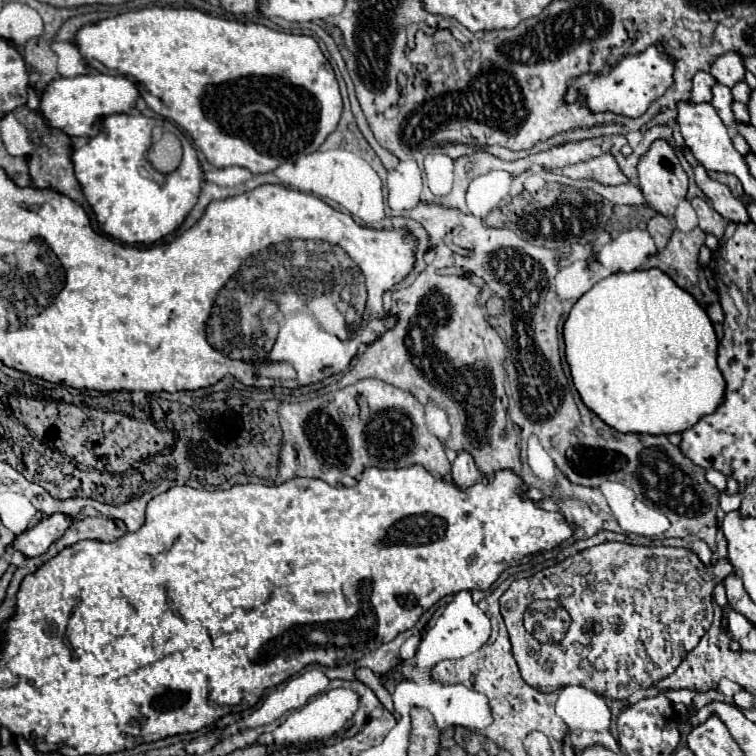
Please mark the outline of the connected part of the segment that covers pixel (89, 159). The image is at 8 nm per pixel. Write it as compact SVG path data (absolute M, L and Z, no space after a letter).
M131 114L107 116L101 132L83 148L73 150L71 156L75 176L97 214L101 230L125 244L153 244L173 234L193 210L205 182L197 152L185 134L179 134L183 160L175 172L163 174L151 166L147 152L151 146L151 132L157 124L163 124L163 120Z

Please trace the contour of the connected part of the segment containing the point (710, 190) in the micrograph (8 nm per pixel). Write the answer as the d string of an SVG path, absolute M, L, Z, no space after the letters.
M699 164L695 168L695 182L697 186L703 190L703 194L711 200L713 208L729 222L749 222L749 214L745 210L745 204L735 198L731 194L731 190L727 190L727 186L723 186L721 182L715 182L707 176L707 170Z

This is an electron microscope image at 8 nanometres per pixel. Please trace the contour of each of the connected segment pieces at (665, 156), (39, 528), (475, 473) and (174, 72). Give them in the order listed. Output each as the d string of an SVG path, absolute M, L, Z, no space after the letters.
M659 138L655 140L649 150L645 152L645 156L641 156L641 162L637 164L637 184L647 200L647 204L665 214L665 216L673 216L677 204L685 198L687 194L687 174L675 154L675 148L665 140L665 138Z
M67 514L43 516L31 530L25 530L15 538L13 548L21 550L27 558L41 556L55 540L65 534L67 526L71 526L71 518L67 518Z
M461 450L457 454L457 458L453 462L453 468L451 468L451 478L463 488L475 484L481 478L481 474L475 466L475 460L471 458L471 454L467 454L467 450Z
M153 6L83 26L75 44L91 68L133 80L149 108L187 130L217 168L243 166L253 174L271 172L289 158L315 152L341 120L343 100L335 72L311 36L215 18L195 8Z

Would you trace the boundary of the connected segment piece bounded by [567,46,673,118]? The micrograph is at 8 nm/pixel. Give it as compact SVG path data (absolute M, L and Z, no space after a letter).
M649 46L645 52L641 52L637 56L625 56L617 66L611 68L609 76L585 74L585 76L577 78L567 94L567 100L573 100L577 96L577 92L583 92L587 98L587 104L593 112L613 110L615 114L637 118L671 84L673 84L673 60L663 52L663 46Z

